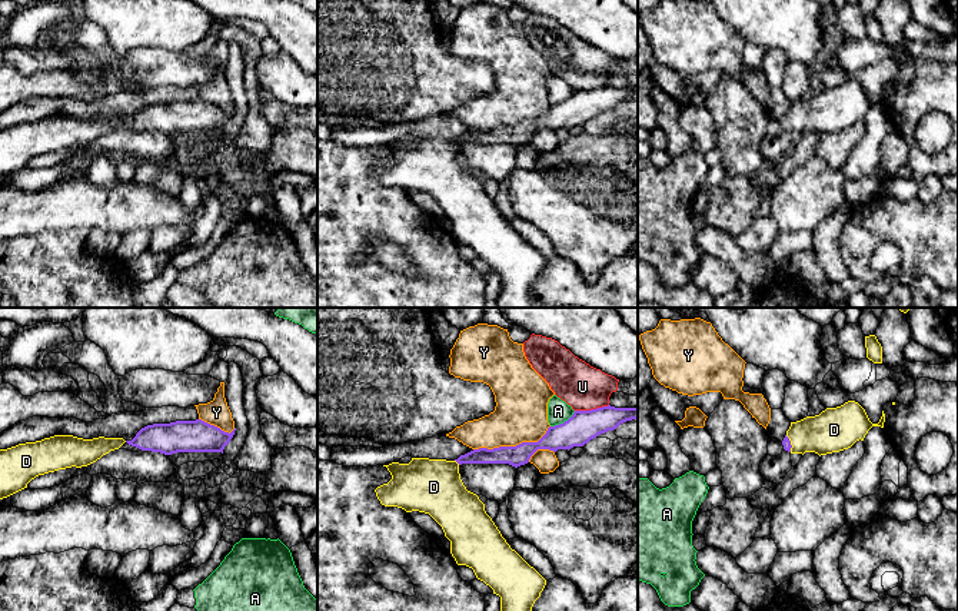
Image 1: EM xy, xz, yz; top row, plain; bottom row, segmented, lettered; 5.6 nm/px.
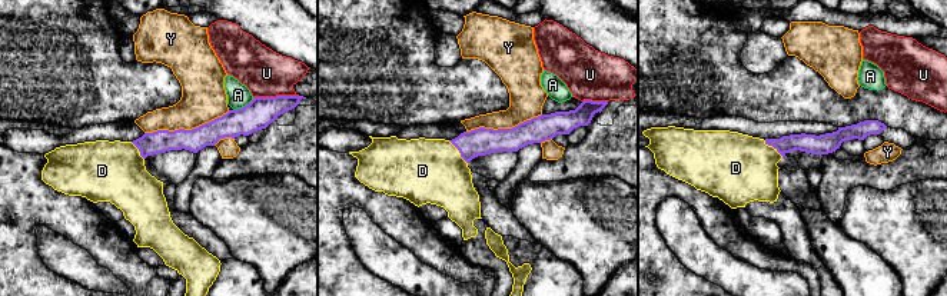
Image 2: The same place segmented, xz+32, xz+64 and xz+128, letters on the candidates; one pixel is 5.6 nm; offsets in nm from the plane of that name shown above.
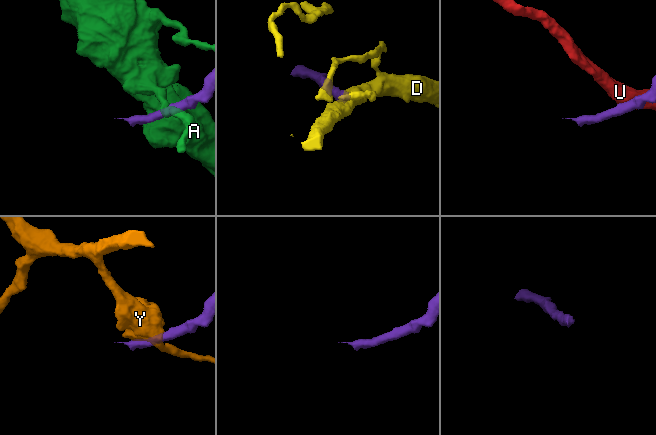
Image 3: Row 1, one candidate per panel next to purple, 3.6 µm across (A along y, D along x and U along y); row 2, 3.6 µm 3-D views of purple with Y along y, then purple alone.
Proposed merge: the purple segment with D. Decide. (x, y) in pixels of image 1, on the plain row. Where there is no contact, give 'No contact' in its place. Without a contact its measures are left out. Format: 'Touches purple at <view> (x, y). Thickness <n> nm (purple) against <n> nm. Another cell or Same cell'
Touches purple at xz (458, 142). Thickness 100 nm (purple) against 300 nm. Same cell

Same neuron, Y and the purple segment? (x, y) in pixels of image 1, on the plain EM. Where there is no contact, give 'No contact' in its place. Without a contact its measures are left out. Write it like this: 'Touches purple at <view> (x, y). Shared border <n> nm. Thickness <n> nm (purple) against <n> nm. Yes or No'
Touches purple at xz (512, 126). Shared border 460 nm. Thickness 130 nm (purple) against 300 nm. No

